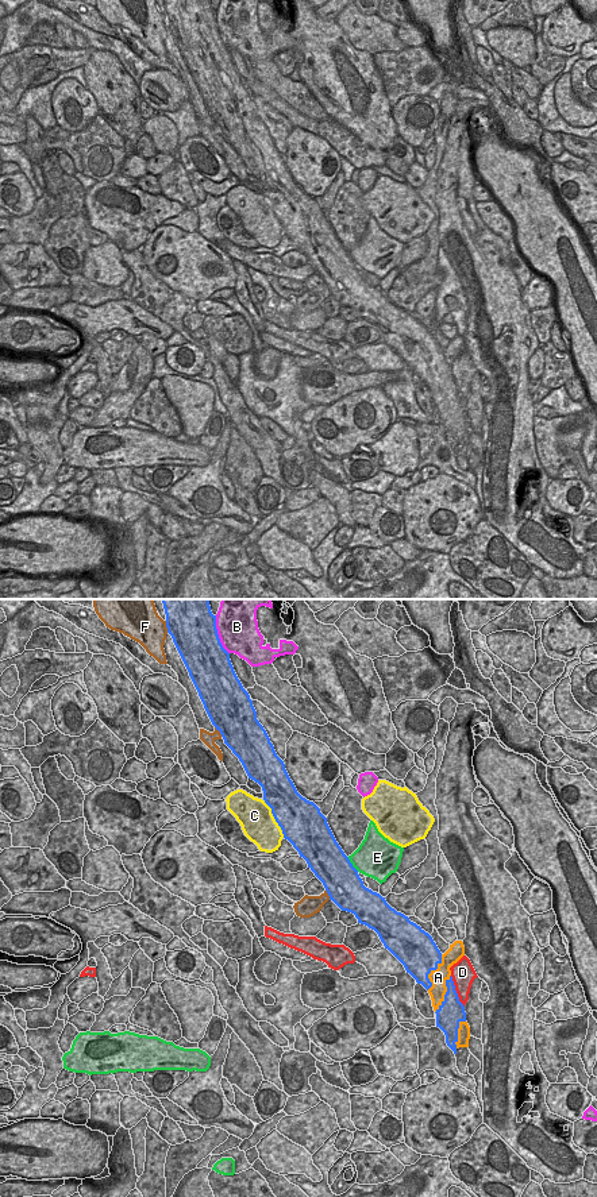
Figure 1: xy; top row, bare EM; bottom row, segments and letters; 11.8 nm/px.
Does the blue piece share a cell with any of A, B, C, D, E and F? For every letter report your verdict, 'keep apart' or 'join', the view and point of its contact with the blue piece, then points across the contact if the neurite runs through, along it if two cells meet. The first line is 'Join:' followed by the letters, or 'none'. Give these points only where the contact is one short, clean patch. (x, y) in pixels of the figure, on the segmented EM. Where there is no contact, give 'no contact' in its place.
Join: none
A: keep apart | xy (446, 993)
B: keep apart | xy (218, 634)
C: keep apart | xy (274, 818)
D: keep apart | xy (455, 992)
E: keep apart | xy (351, 864)
F: keep apart | xy (166, 626)

